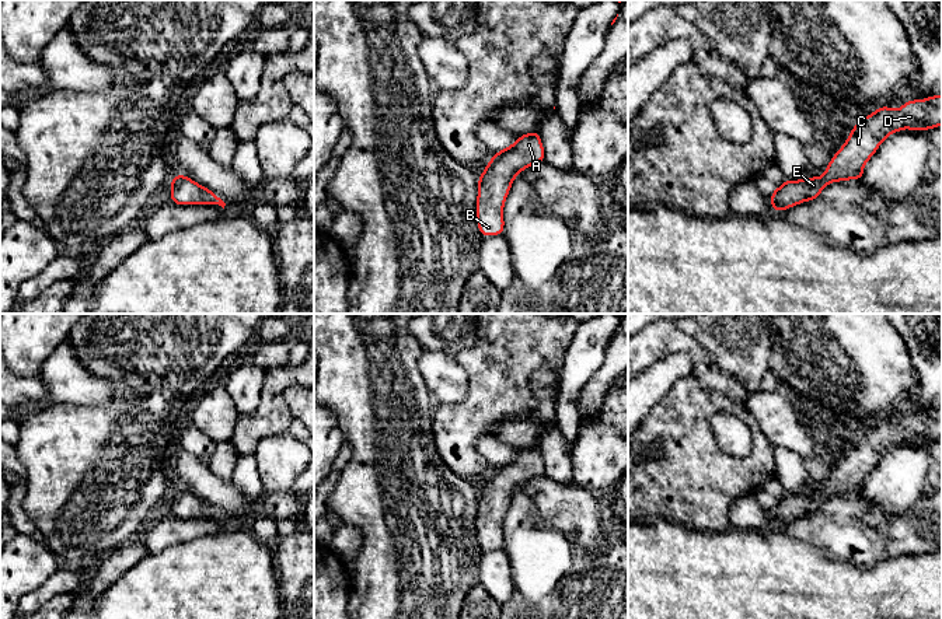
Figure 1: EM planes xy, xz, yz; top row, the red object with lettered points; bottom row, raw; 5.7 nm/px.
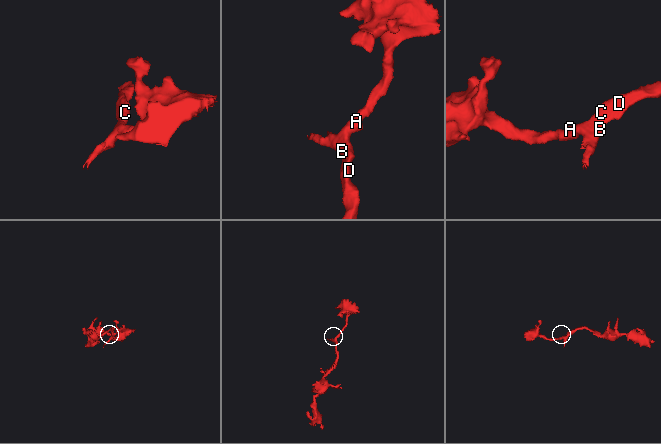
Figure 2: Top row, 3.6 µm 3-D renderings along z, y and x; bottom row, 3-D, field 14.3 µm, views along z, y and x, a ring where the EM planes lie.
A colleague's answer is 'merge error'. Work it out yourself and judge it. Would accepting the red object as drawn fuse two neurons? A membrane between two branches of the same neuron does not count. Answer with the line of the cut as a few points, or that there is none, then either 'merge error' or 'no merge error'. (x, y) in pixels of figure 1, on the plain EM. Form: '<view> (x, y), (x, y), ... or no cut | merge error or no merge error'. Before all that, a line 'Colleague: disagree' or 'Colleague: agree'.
Colleague: disagree
no cut | no merge error

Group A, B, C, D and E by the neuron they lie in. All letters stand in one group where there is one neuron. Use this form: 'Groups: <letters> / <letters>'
Groups: A B C D E

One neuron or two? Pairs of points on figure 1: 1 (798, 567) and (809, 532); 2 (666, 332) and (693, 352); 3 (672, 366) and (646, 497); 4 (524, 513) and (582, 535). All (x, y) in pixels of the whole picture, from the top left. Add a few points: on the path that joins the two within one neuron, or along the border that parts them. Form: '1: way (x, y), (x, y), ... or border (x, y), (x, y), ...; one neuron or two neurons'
1: border (777, 527), (817, 548); two neurons
2: way (673, 339), (686, 345); one neuron
3: border (691, 374), (680, 378), (644, 416); two neurons
4: border (523, 493), (533, 502), (544, 520); two neurons

